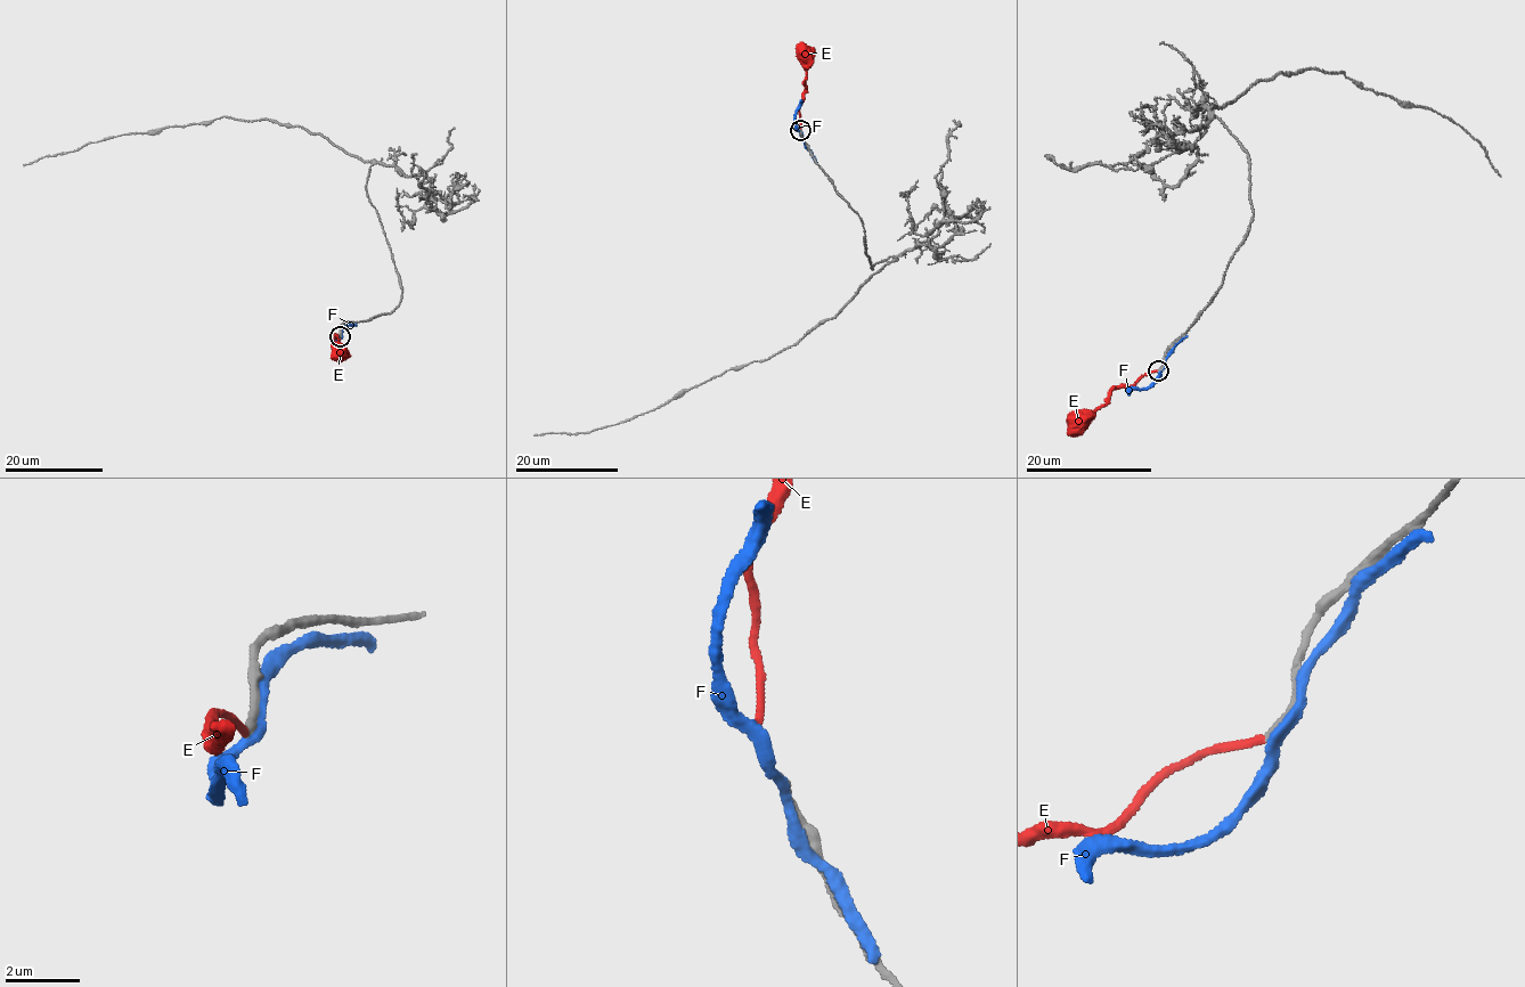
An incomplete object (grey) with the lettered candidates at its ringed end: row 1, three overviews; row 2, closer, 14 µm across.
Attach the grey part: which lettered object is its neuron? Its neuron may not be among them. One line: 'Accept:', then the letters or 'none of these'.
Accept: E

